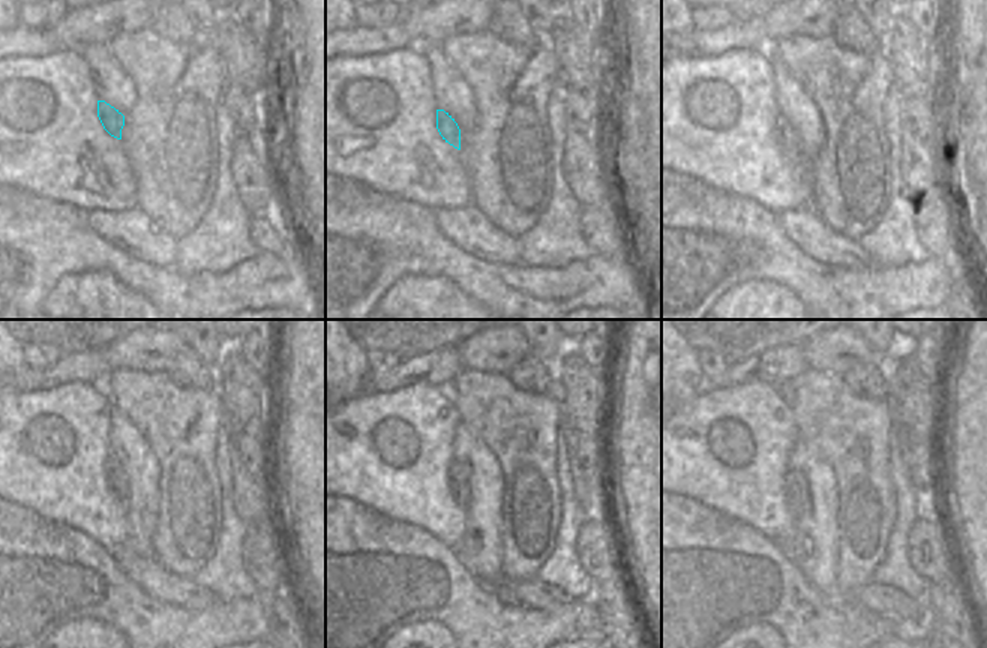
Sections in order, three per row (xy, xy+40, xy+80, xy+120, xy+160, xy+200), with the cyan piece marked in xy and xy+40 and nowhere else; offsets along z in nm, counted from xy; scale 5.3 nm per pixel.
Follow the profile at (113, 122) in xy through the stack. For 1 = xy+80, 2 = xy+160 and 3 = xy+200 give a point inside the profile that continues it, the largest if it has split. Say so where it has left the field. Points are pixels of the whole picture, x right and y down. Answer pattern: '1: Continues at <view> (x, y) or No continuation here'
1: Continues at xy+80 (783, 132)
2: Continues at xy+160 (458, 482)
3: Continues at xy+200 (795, 488)

